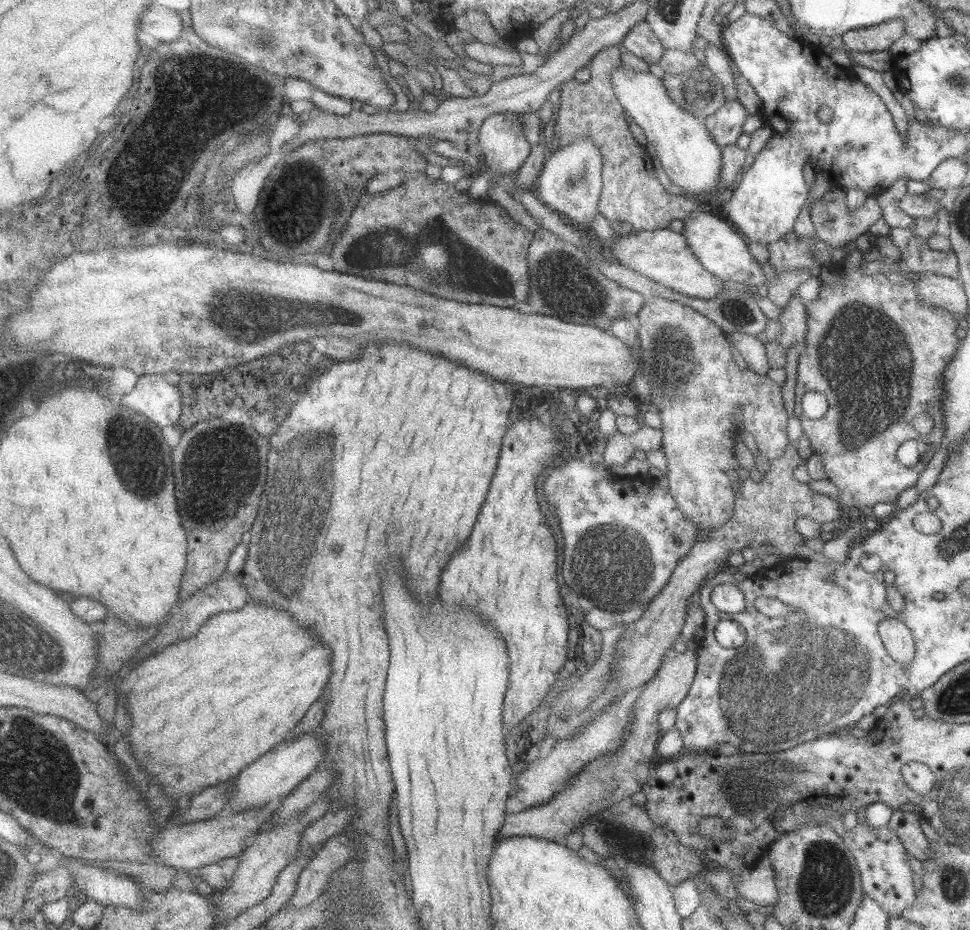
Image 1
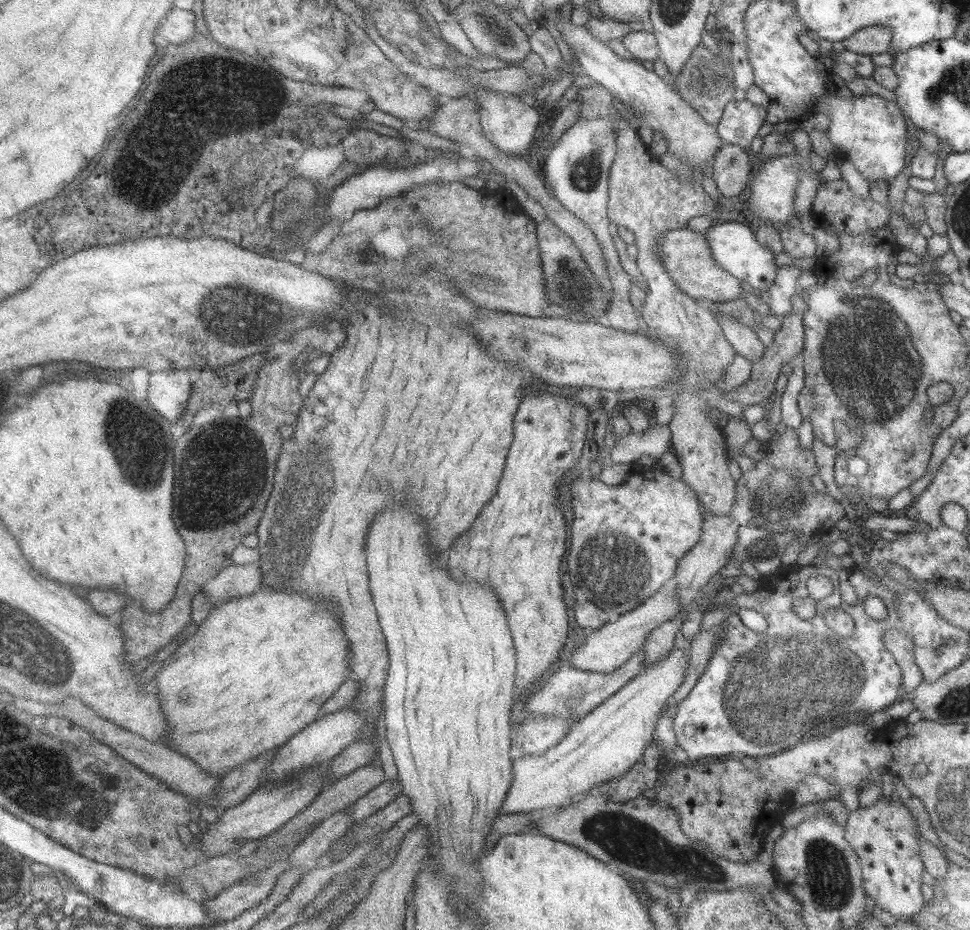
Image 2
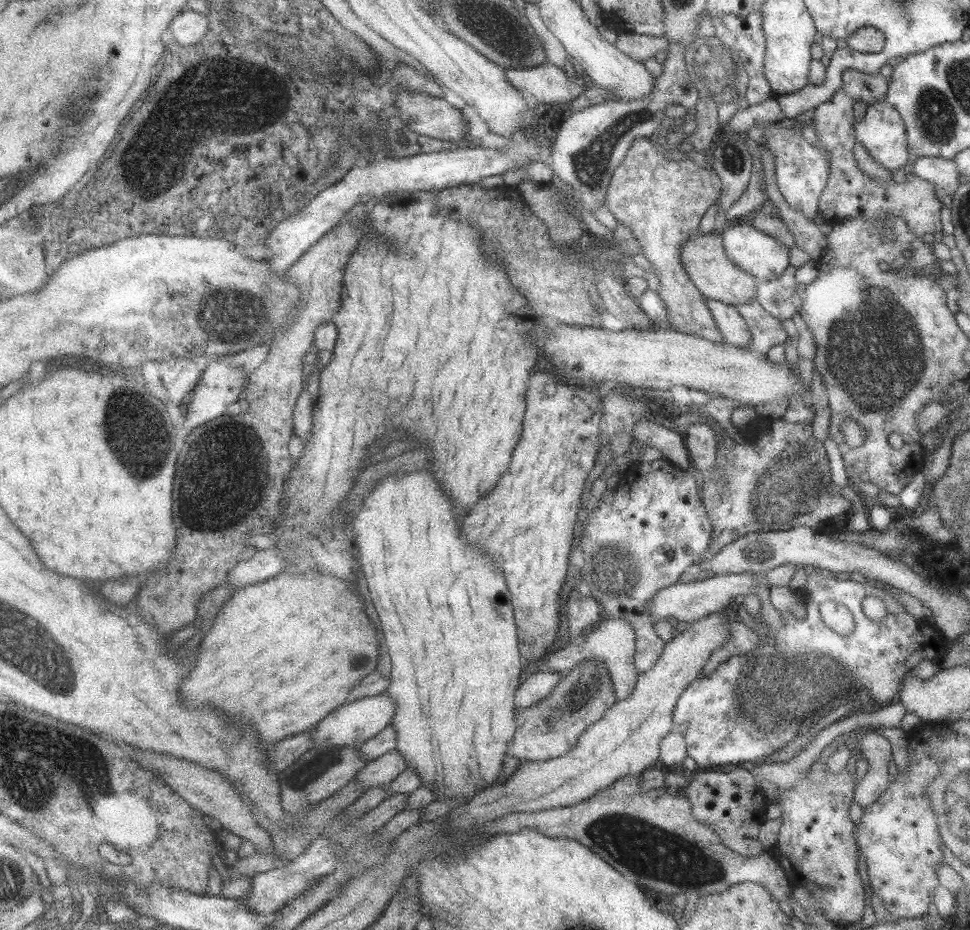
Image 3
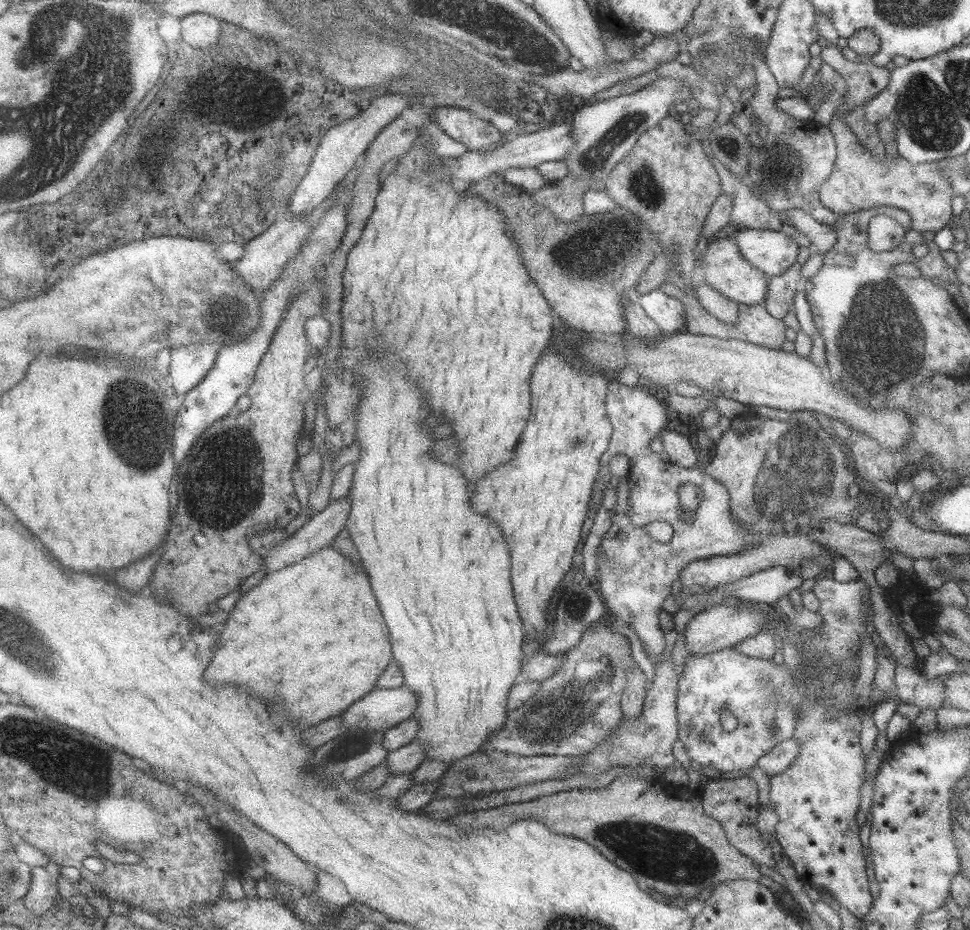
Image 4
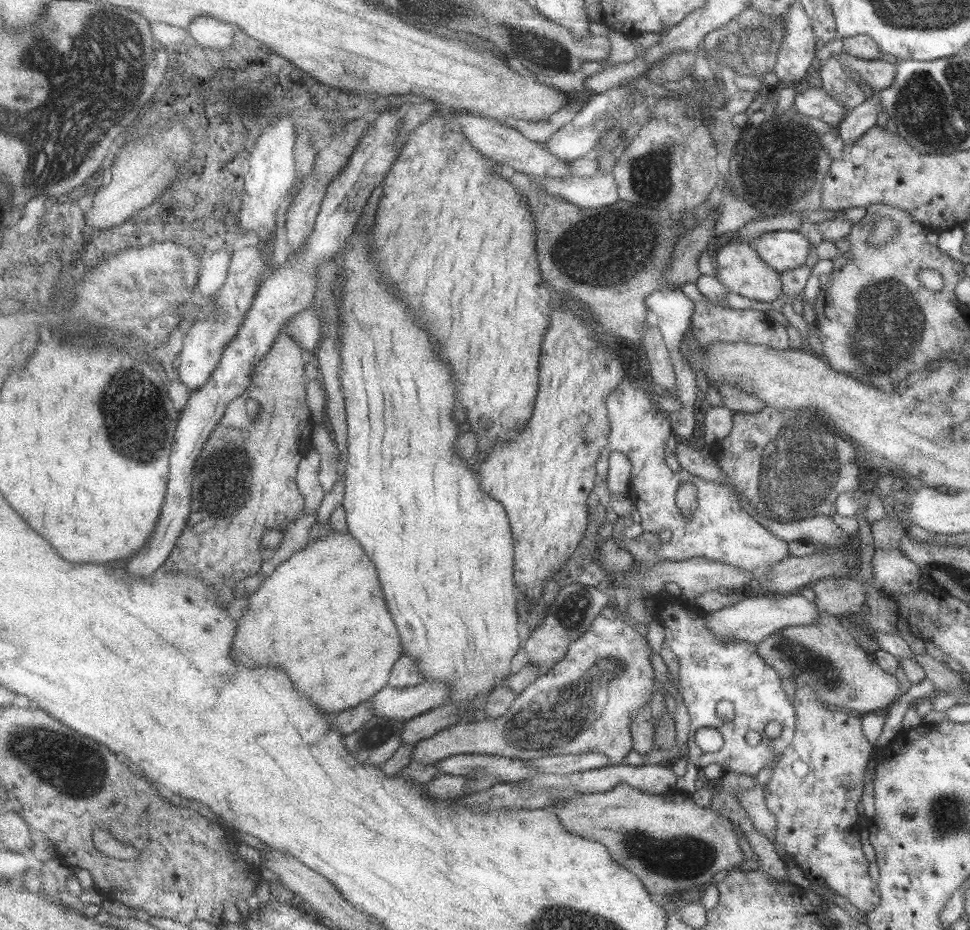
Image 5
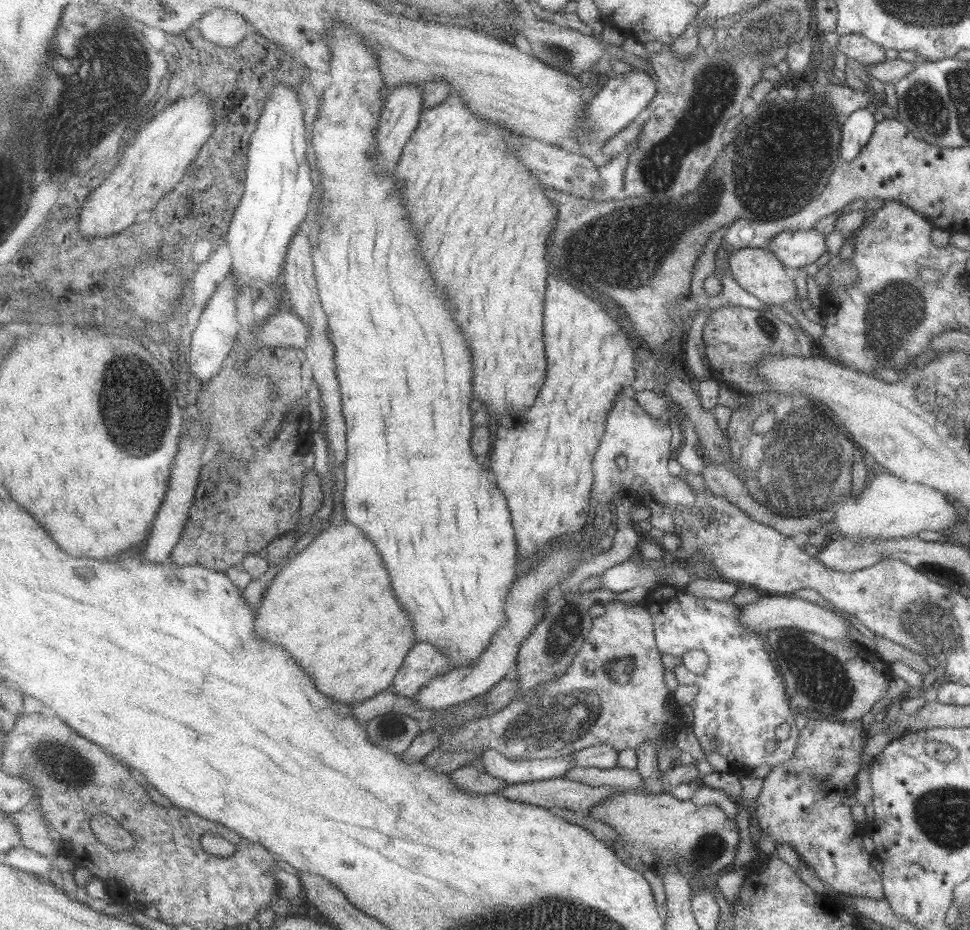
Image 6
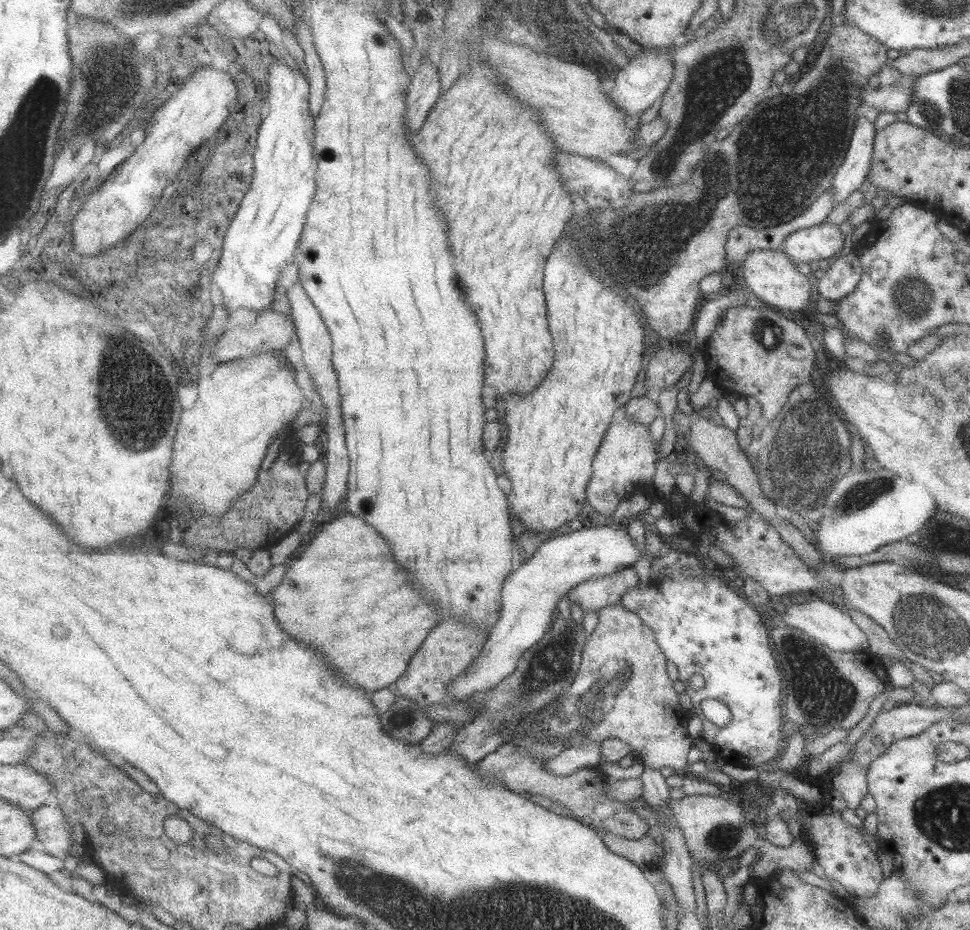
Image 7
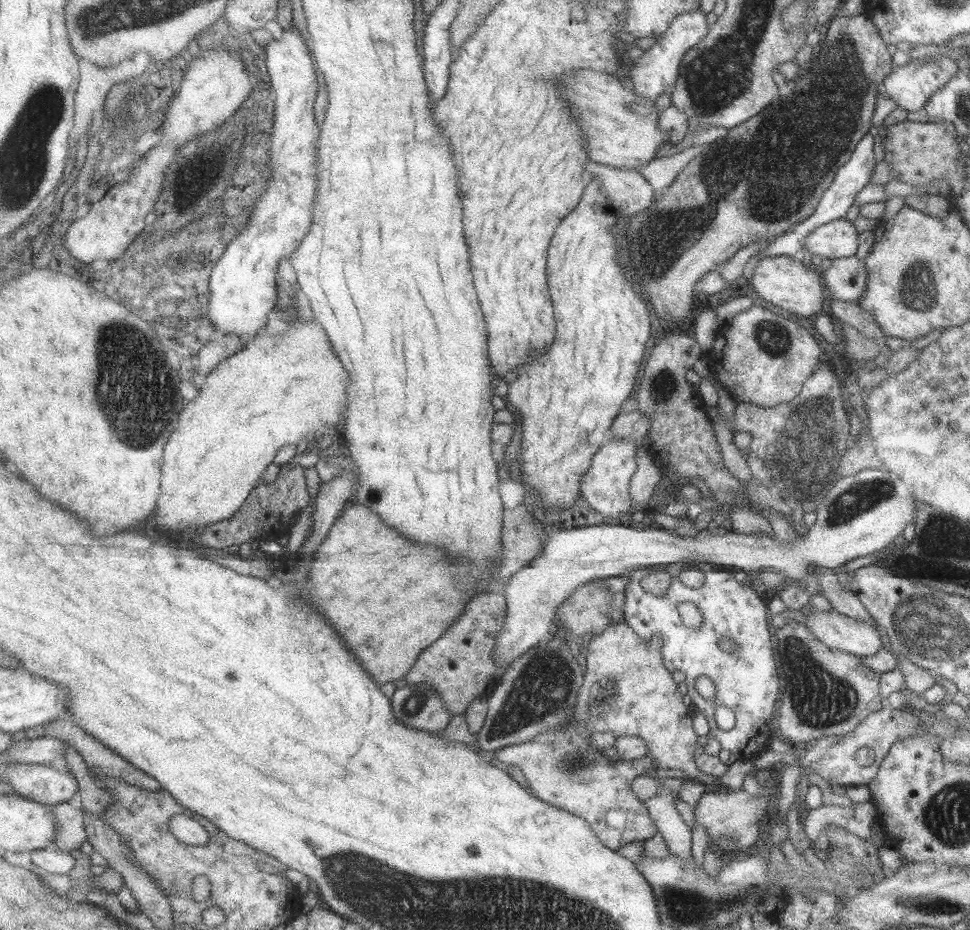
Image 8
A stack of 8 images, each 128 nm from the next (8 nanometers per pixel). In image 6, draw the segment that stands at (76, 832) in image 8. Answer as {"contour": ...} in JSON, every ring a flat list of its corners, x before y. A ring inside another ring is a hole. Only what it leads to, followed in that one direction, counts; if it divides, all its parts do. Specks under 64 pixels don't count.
{"contour":[[36,808,34,811,11,813,15,825,21,831,23,845,29,849,36,850,50,860,55,859,61,851,55,851,55,841,51,837,47,819,43,813]]}

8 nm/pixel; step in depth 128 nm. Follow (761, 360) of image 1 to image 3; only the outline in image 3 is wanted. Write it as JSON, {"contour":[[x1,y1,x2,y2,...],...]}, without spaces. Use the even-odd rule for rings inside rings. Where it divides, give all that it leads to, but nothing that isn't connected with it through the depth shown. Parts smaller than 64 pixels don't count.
{"contour":[[704,298,705,305,722,336,723,342,735,347,751,348,751,334,746,322,741,318,738,308,717,300]]}

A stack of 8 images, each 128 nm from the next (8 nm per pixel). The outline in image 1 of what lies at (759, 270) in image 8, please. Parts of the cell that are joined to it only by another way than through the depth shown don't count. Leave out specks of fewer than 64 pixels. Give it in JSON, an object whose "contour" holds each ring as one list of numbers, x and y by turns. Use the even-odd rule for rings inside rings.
{"contour":[[667,229,632,230,628,236,621,236,618,233,616,236,617,239,612,246,608,250,605,247,604,250,612,260,683,296,711,299,728,286,701,266,693,251,689,249,685,236,679,232]]}

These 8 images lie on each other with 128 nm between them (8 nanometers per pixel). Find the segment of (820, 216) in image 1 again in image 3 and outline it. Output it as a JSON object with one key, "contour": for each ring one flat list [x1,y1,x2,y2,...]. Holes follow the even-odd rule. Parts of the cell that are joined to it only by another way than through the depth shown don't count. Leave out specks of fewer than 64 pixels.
{"contour":[[845,69,842,72,841,88,838,93,833,94,829,100,821,105,817,105,813,109,812,124,814,128,814,134,818,138,819,144,823,149,827,150,829,155,830,172,825,189,822,191,820,198,818,199,818,211,823,217,823,221,827,221,829,225,833,225,836,222,849,218,867,217,873,219,877,215,897,215,903,217,906,222,907,229,916,236,921,237,924,234,933,234,941,232,941,220,939,214,941,214,942,203,939,202,935,192,933,190,934,185,921,178,915,176,912,169,908,169,906,180,903,183,893,182,892,180,875,181,863,174,857,168,856,161,851,153,851,148,855,144,855,137,853,137,853,104,857,100,861,100,866,104,869,102,875,102,875,100,882,100,887,92,887,79,881,75,881,73,863,74,862,72]]}

